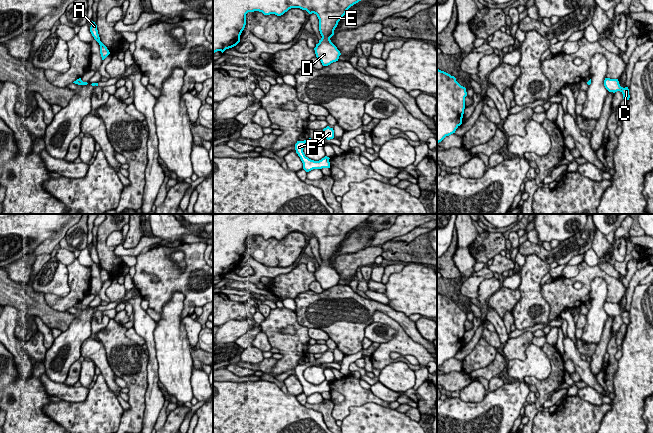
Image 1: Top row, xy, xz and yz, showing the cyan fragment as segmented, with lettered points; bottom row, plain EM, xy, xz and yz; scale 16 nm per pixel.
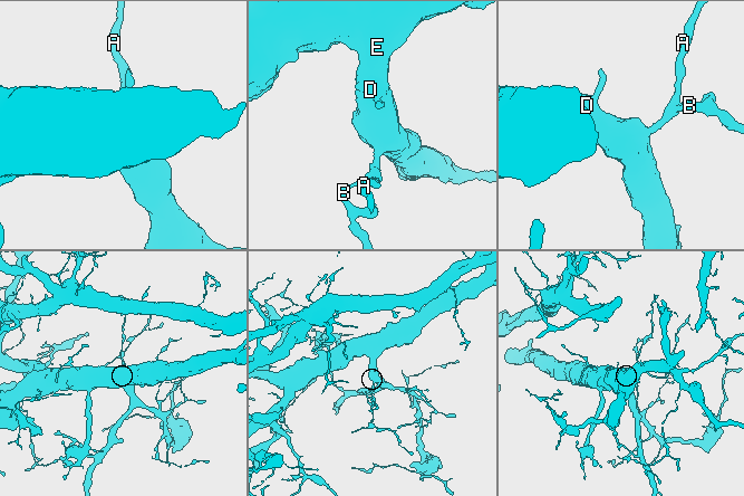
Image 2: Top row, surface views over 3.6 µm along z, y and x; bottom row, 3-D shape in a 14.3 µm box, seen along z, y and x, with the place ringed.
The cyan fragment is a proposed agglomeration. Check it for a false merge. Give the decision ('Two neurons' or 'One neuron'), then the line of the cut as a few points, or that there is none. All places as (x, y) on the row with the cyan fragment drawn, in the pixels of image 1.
One neuron. No split

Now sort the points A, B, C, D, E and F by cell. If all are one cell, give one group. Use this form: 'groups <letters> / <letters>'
groups A B C D E F

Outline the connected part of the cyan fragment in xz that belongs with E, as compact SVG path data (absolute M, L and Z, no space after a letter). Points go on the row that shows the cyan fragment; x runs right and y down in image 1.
M213 0L213 54L222 53L240 42L246 14L259 11L264 15L283 15L291 8L316 14L322 38L314 48L323 66L338 61L341 55L330 38L347 10L361 0Z

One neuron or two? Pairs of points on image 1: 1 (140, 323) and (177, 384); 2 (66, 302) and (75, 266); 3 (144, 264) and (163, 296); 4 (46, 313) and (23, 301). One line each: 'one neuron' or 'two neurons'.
1: two neurons
2: one neuron
3: one neuron
4: one neuron

